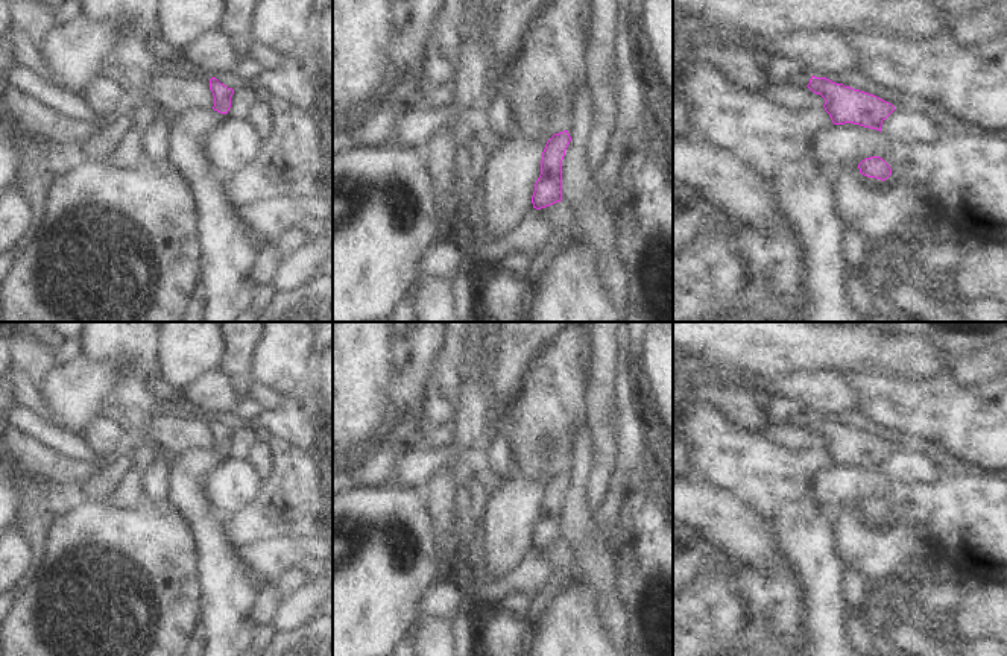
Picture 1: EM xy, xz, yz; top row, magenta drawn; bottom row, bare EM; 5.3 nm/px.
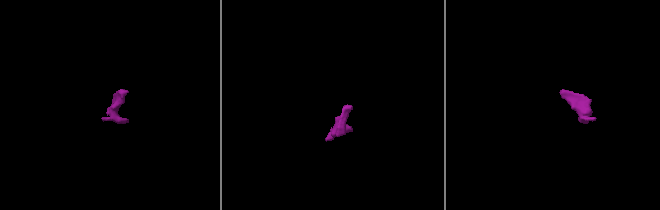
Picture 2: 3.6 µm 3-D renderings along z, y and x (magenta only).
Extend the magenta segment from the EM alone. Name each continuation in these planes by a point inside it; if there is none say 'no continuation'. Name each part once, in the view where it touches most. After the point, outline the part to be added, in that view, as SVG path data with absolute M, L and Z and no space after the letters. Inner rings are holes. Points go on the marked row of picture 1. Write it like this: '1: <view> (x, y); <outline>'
no continuation

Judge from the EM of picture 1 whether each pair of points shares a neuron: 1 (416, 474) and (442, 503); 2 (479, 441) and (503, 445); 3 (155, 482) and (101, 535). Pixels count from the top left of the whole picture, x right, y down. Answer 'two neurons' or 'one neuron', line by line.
1: two neurons
2: two neurons
3: two neurons

